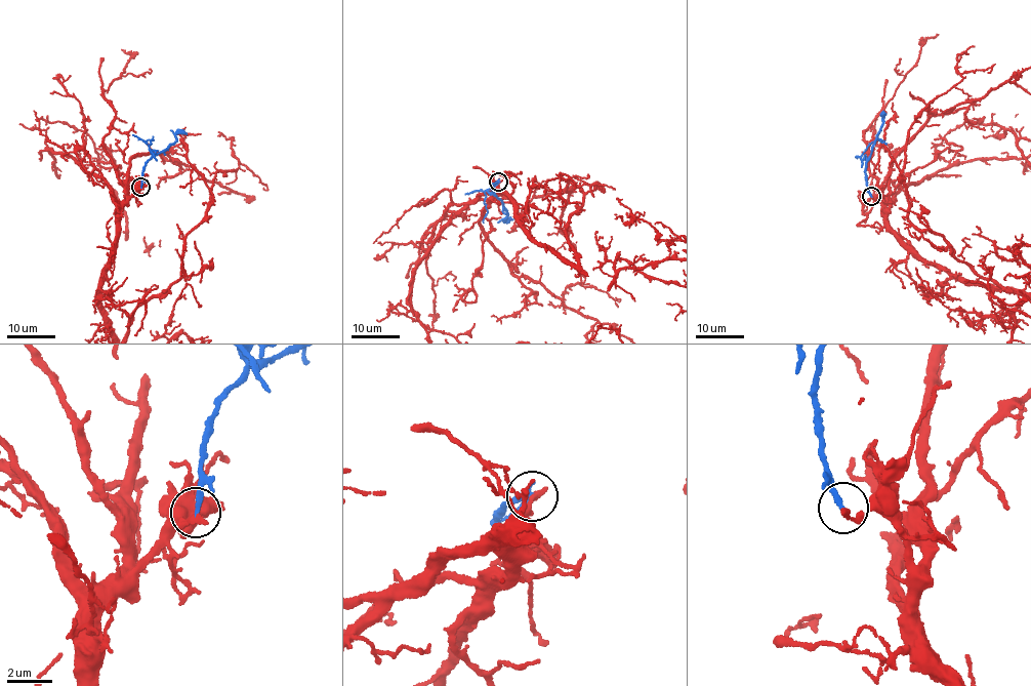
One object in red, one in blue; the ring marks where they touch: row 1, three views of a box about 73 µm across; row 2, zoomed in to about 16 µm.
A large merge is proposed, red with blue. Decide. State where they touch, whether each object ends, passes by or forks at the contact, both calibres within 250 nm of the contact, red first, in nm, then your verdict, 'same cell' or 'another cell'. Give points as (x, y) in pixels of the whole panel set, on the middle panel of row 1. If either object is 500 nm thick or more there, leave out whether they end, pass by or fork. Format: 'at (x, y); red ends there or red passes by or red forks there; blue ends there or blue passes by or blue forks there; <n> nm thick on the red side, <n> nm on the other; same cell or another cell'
at (498, 182); red ends there; blue ends there; 280 nm thick on the red side, 240 nm on the other; same cell

